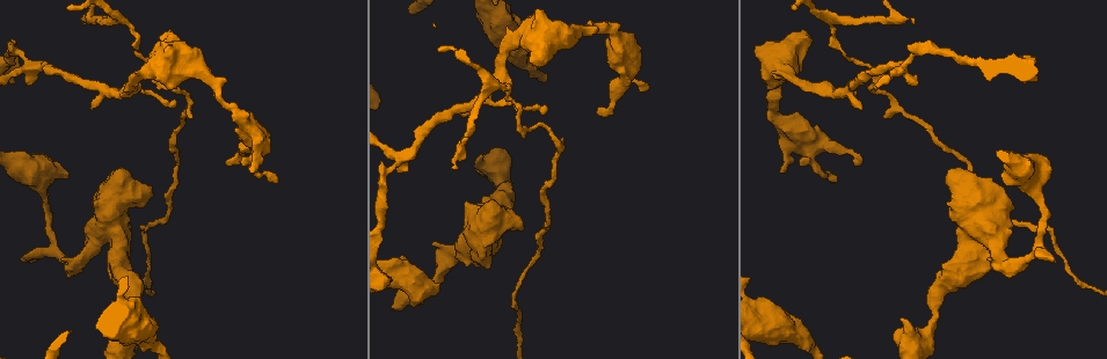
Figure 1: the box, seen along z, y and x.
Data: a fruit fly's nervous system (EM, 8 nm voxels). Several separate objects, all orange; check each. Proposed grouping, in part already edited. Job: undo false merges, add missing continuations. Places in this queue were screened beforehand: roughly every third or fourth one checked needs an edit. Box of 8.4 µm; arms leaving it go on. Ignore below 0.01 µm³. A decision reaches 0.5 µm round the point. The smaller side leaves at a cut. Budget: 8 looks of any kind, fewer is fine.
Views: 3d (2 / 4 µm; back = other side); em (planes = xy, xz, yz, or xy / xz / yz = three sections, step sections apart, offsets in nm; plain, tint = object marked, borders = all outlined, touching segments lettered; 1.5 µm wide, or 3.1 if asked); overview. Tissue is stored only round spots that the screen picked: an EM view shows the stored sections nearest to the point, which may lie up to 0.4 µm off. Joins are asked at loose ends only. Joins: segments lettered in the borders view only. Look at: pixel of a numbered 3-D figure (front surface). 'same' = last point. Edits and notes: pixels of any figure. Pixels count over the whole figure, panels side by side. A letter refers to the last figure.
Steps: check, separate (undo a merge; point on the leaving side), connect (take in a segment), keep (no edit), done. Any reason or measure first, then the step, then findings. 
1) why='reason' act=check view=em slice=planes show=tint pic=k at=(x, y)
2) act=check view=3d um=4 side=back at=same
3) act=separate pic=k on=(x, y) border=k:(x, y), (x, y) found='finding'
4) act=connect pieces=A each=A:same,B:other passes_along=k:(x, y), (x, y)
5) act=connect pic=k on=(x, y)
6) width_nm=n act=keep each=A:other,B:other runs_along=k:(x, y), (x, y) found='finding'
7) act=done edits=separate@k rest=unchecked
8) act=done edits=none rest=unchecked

why='branch stops here' act=check view=em slice=planes show=borders pic=1 at=(82, 21)

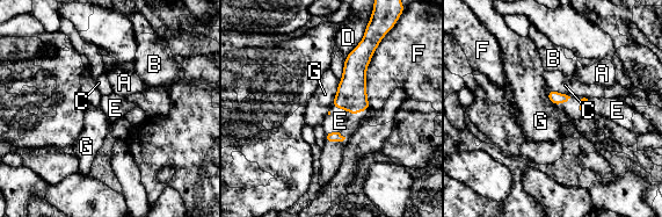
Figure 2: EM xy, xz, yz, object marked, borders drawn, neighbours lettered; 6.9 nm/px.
act=connect pieces=E each=A:other,B:other,C:other,D:other,E:same,F:other,G:other passes_along=2:(334, 136), (335, 140), (340, 121) found='the cell continues'

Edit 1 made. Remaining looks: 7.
act=check view=overview

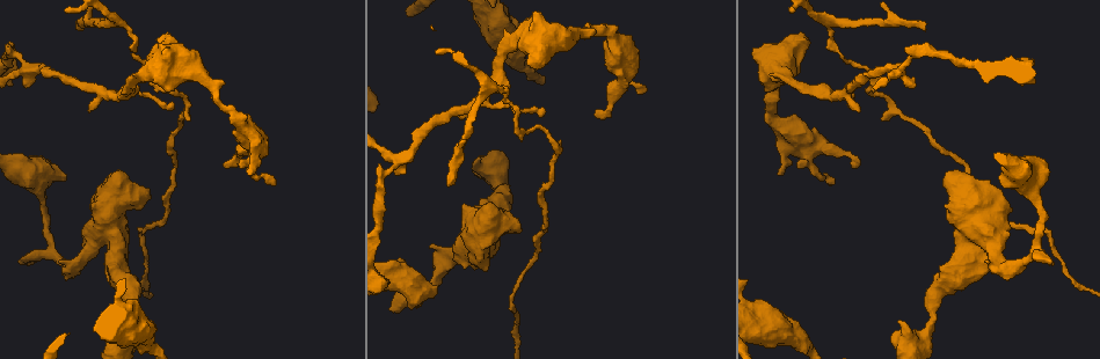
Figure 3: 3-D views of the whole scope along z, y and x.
act=check view=3d um=4 pic=3 at=(25, 84)

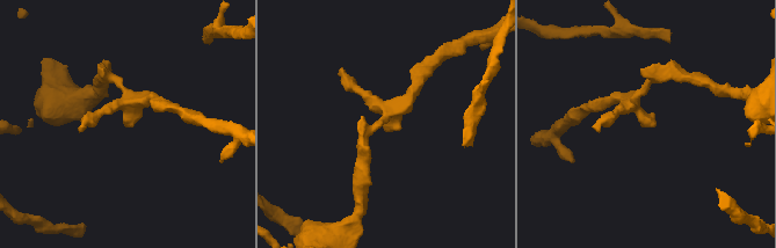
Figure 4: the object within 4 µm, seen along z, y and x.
arms=3 why='shape alone is not enough' act=check view=em slice=planes show=tint pic=4 at=(388, 128)

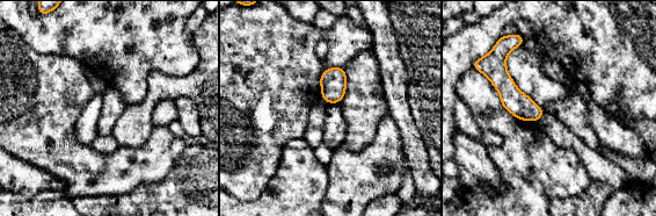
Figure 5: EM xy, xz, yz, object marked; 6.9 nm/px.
act=check view=em slice=planes show=borders at=same

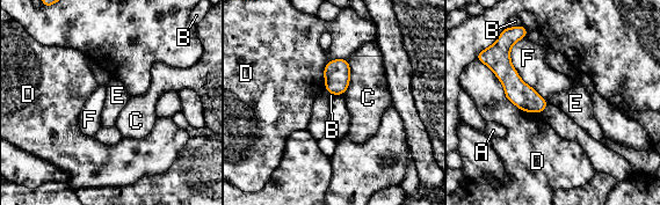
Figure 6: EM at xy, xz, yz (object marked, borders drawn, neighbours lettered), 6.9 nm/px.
longest_contact=D:600nm act=keep each=A:other,B:other,C:other,D:other,E:other,F:other runs_along=6:(514, 38), (503, 70), (539, 109) found='no lettered segment goes on from it'

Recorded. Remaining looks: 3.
why='an open end' act=check view=3d um=4 side=back pic=3 at=(19, 262)

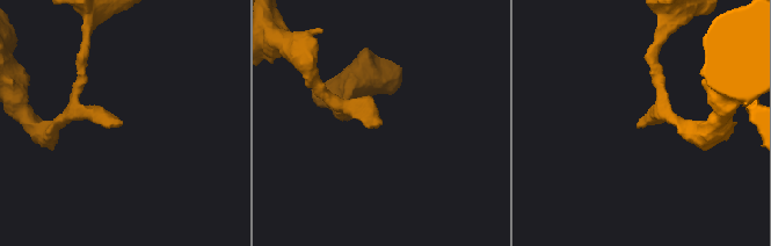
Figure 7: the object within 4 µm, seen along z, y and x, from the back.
why='need the tissue' act=check view=em slice=planes show=borders pic=7 at=(637, 123)

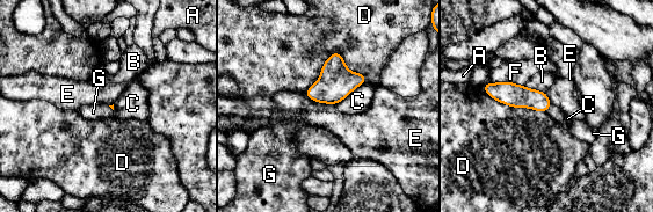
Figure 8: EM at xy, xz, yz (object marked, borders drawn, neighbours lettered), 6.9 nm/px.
act=connect pieces=G each=A:other,B:other,C:other,D:other,E:other,F:other,G:same found='the cell continues'

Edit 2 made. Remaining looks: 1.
act=done edits=connect@2,connect@8 rest=unchecked

